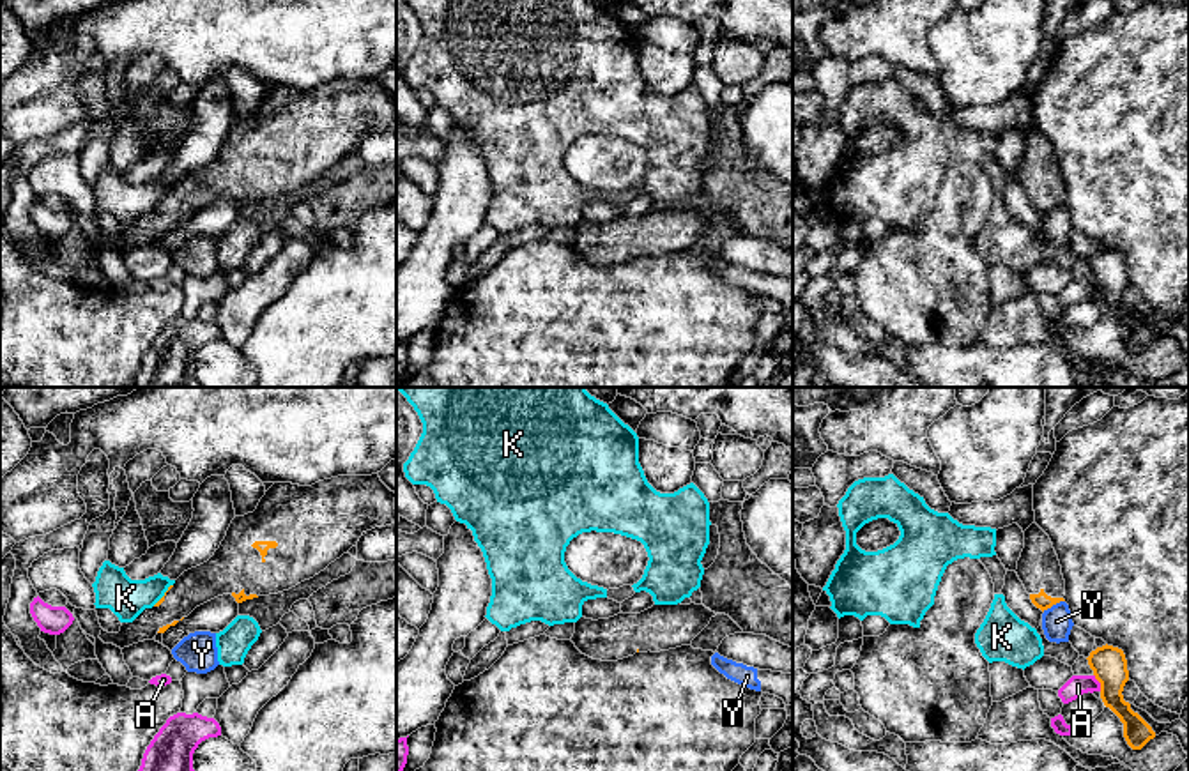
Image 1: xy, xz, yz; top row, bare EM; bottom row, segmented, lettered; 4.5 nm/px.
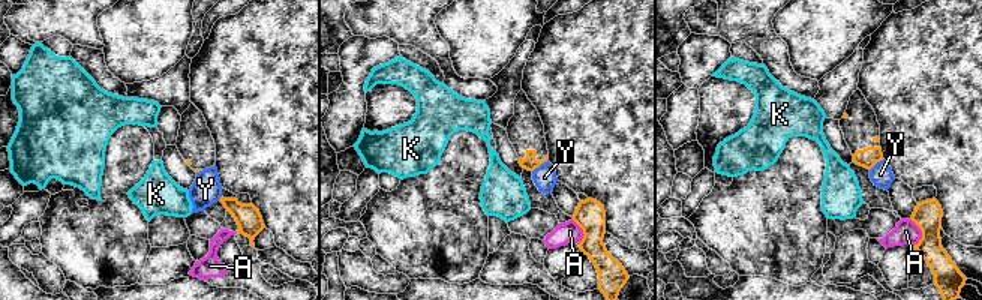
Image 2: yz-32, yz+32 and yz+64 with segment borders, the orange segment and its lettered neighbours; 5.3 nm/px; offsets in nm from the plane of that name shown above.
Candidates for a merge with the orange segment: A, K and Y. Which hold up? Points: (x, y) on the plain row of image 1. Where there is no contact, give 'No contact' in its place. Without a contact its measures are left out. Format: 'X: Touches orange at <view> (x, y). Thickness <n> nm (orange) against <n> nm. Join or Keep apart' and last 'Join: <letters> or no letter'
A: Touches orange at yz (1099, 285). Thickness 160 nm (orange) against 90 nm. Keep apart
K: Touches orange at xy (165, 198). Thickness 20 nm (orange) against 180 nm. Keep apart
Y: Touches orange at yz (1053, 207). Thickness 70 nm (orange) against 140 nm. Keep apart
Join: no letter

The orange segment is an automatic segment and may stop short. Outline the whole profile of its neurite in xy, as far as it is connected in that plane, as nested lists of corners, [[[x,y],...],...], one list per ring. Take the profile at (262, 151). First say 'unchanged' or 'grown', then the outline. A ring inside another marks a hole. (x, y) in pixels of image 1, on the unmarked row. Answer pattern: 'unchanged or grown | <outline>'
grown | [[[379,78],[338,80],[311,90],[274,87],[253,117],[232,124],[225,143],[207,166],[184,175],[152,212],[145,212],[133,226],[122,226],[119,237],[101,233],[99,242],[124,253],[156,242],[218,200],[232,198],[242,207],[288,195],[347,157],[366,134],[396,127],[395,103],[396,97]]]

